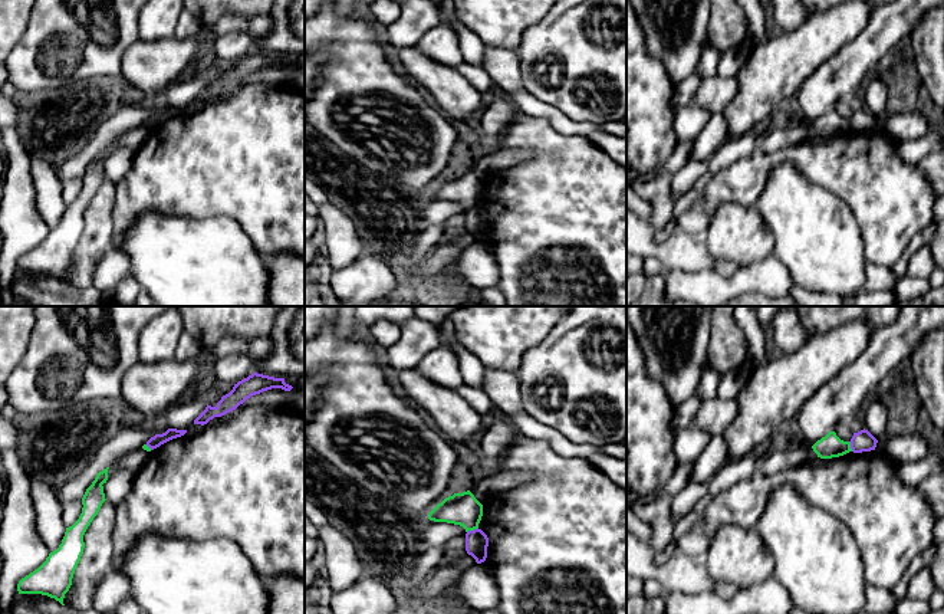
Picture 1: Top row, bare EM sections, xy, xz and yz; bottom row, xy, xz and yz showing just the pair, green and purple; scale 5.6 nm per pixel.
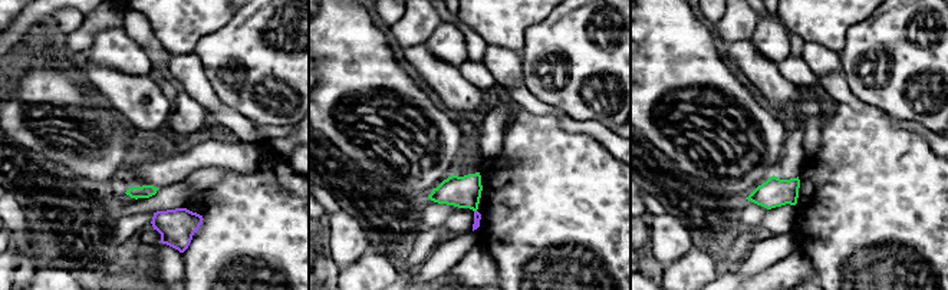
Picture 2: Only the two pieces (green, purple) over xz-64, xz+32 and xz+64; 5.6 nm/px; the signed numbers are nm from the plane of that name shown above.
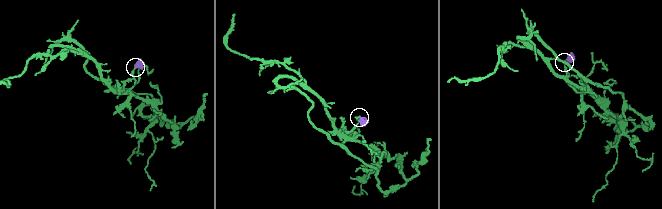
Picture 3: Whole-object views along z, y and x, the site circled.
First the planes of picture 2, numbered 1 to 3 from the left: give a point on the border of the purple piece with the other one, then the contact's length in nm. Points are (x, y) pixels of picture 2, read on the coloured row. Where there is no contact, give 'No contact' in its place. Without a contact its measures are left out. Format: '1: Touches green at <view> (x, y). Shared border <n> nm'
1: No contact
2: No contact
3: No contact

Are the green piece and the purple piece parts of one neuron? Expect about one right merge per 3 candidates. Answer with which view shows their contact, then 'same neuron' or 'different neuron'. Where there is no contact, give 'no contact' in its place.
contact in xz; different neuron

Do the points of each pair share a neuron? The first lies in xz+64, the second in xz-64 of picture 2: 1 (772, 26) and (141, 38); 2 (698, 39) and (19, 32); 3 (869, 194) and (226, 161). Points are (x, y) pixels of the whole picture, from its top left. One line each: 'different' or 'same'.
1: different
2: different
3: different

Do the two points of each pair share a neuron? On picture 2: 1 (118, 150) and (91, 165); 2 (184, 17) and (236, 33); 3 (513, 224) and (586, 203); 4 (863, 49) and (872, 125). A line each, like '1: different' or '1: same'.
1: same
2: different
3: same
4: different

